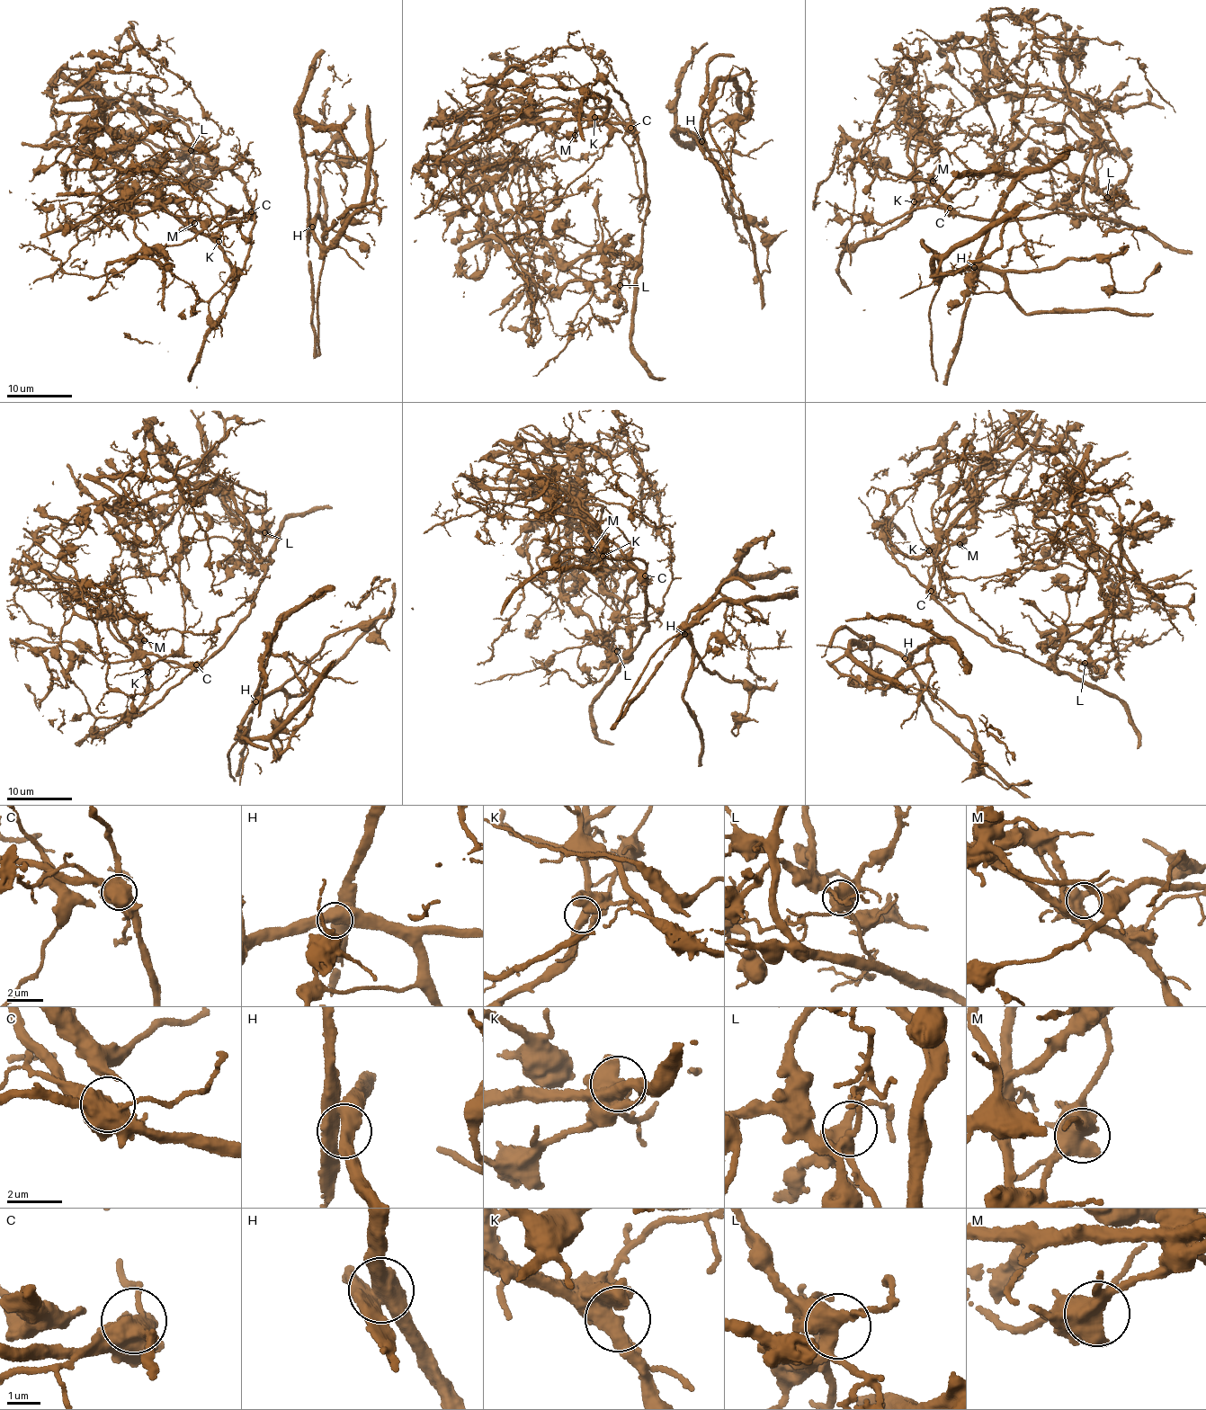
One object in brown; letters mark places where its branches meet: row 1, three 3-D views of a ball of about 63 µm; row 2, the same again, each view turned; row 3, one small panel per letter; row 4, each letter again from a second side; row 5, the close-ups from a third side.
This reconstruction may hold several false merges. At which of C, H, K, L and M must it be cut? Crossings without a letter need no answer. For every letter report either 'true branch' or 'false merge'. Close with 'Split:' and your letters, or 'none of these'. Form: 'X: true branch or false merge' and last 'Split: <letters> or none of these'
C: false merge
H: true branch
K: true branch
L: true branch
M: true branch
Split: C

